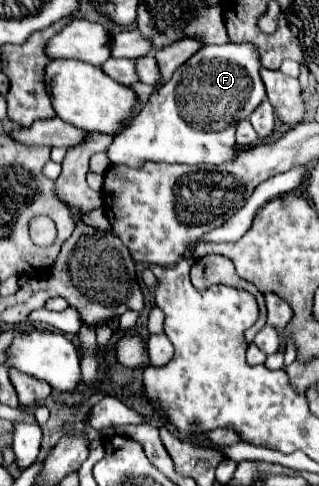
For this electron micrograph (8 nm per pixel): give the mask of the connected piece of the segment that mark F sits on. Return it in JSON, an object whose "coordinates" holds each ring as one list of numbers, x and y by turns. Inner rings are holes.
{"coordinates":[[228,42,224,46,202,46,182,66,176,68,170,82,158,88,144,108,128,122,128,126,114,138,106,156,112,166,124,164,142,168,146,162,178,162,178,164,220,164,234,158,234,132,240,120,246,120,252,110,262,104,266,96,264,82,260,78,260,54,254,44]]}

